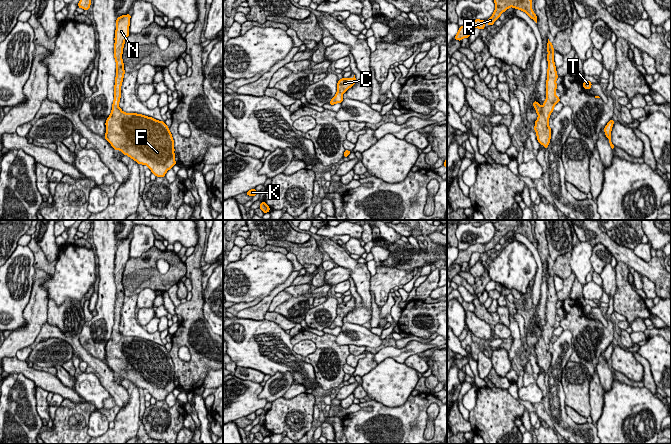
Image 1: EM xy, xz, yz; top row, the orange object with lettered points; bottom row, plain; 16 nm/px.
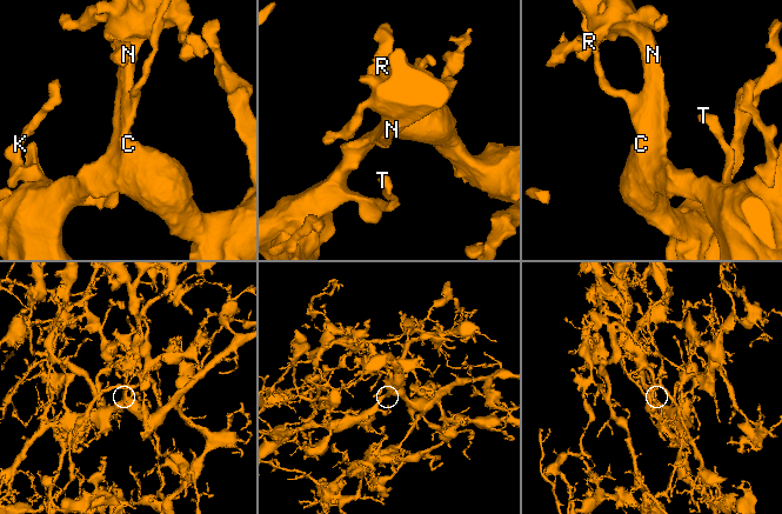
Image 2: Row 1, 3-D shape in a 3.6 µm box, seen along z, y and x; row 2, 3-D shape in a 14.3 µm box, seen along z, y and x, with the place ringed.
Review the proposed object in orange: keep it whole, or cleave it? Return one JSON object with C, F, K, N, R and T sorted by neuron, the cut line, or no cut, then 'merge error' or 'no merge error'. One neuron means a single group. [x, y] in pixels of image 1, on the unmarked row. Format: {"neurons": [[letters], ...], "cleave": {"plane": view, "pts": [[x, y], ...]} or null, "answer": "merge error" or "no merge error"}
{"neurons": [["C", "F", "K", "N", "R", "T"]], "cleave": null, "answer": "no merge error"}

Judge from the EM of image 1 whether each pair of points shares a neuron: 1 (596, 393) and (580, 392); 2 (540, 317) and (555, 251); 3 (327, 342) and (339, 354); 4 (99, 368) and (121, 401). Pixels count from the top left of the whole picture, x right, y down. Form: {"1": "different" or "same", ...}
{"1": "different", "2": "different", "3": "same", "4": "same"}

